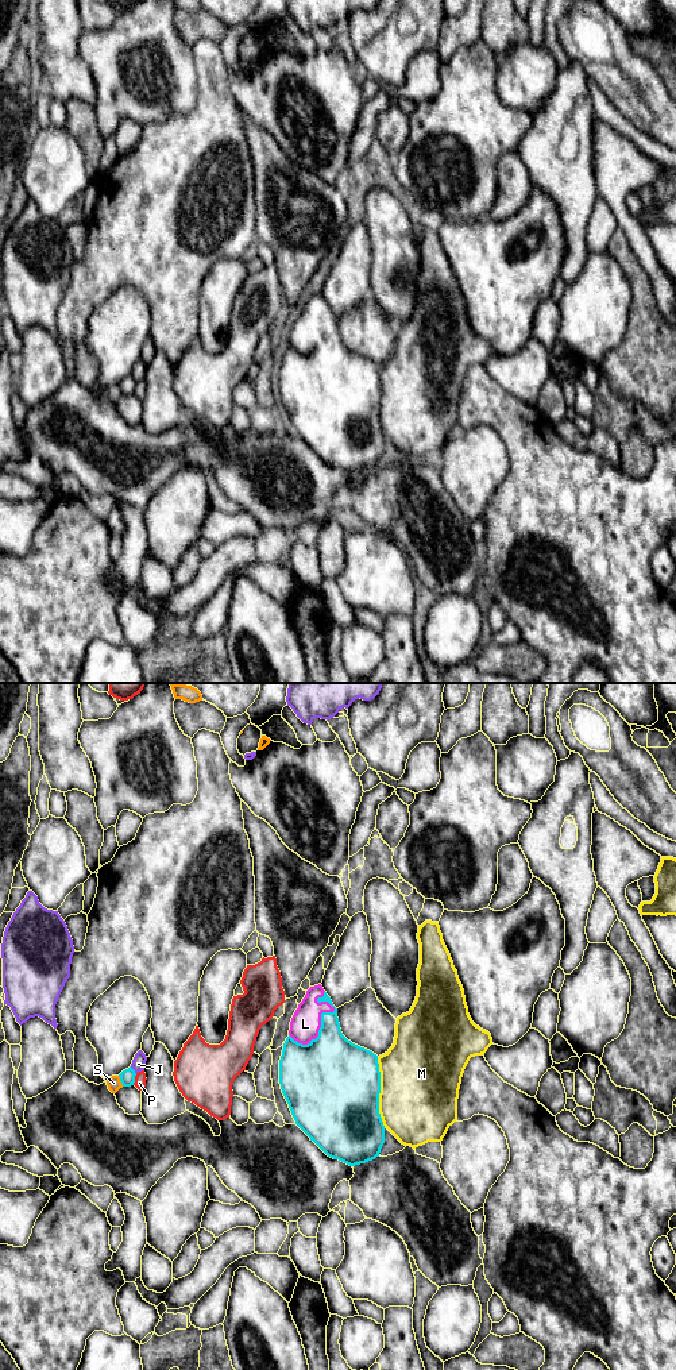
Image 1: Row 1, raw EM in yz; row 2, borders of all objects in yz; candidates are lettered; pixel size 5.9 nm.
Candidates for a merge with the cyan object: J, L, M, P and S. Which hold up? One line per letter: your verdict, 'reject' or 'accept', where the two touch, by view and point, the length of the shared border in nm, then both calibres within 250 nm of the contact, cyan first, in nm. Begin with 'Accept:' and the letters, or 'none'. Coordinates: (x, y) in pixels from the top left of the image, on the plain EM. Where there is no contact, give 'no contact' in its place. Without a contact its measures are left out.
Accept: L
J: reject | yz (134, 379) | 60 nm | 90/80 nm
L: accept | yz (321, 328) | 360 nm | 320/180 nm
M: reject | yz (379, 401) | 420 nm | 500/480 nm
P: reject | yz (134, 388) | 80 nm | 90/70 nm
S: reject | yz (120, 389) | 70 nm | 90/90 nm

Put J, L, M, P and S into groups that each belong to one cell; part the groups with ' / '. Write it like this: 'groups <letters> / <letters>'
groups J / L / M / P / S

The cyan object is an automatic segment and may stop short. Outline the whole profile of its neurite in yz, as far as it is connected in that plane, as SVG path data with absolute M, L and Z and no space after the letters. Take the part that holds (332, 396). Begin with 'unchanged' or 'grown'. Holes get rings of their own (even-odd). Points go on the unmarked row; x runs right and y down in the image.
grown; M321 293L306 300L291 327L279 368L279 393L295 433L328 466L349 475L379 466L385 435L379 422L378 364L343 344L337 317Z

